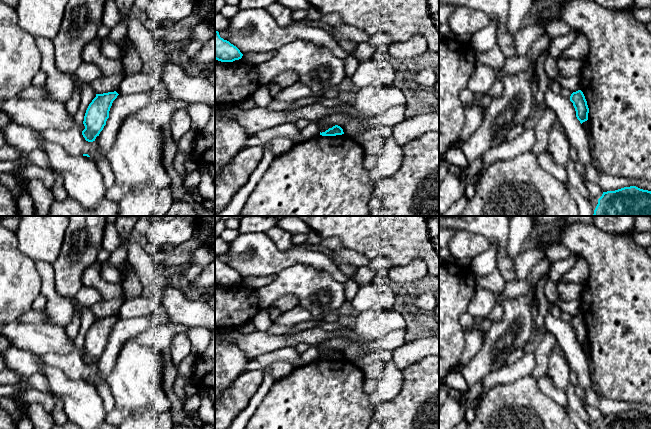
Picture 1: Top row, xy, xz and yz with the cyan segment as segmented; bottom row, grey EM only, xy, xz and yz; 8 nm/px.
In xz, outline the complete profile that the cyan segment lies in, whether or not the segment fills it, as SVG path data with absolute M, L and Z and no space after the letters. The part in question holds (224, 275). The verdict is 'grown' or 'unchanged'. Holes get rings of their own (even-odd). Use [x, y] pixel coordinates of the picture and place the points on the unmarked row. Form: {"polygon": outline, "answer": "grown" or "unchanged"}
{"polygon": "M215 254L215 283L221 286L233 286L241 283L243 278L229 265L220 261Z", "answer": "unchanged"}

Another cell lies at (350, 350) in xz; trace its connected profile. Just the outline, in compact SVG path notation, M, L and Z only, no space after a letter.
M334 337L327 340L321 340L319 345L324 348L340 350L346 360L365 355L365 350L363 350L358 344L350 342L344 338Z

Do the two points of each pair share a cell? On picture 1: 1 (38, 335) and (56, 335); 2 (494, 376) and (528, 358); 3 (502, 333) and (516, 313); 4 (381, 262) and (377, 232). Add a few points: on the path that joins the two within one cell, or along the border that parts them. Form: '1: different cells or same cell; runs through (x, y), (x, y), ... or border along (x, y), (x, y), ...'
1: same cell; runs through (42, 335), (52, 335)
2: same cell; runs through (502, 375), (515, 371), (520, 366)
3: same cell; runs through (507, 328), (516, 318)
4: different cells; border along (370, 259), (385, 256), (395, 265)

